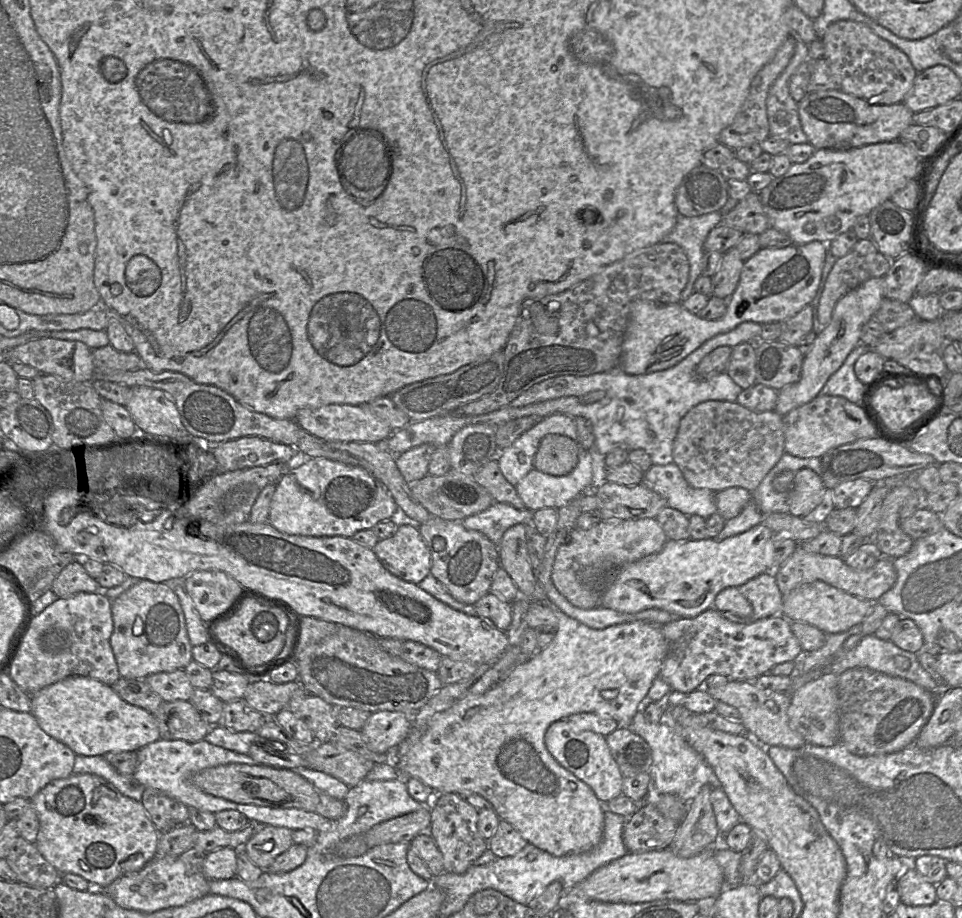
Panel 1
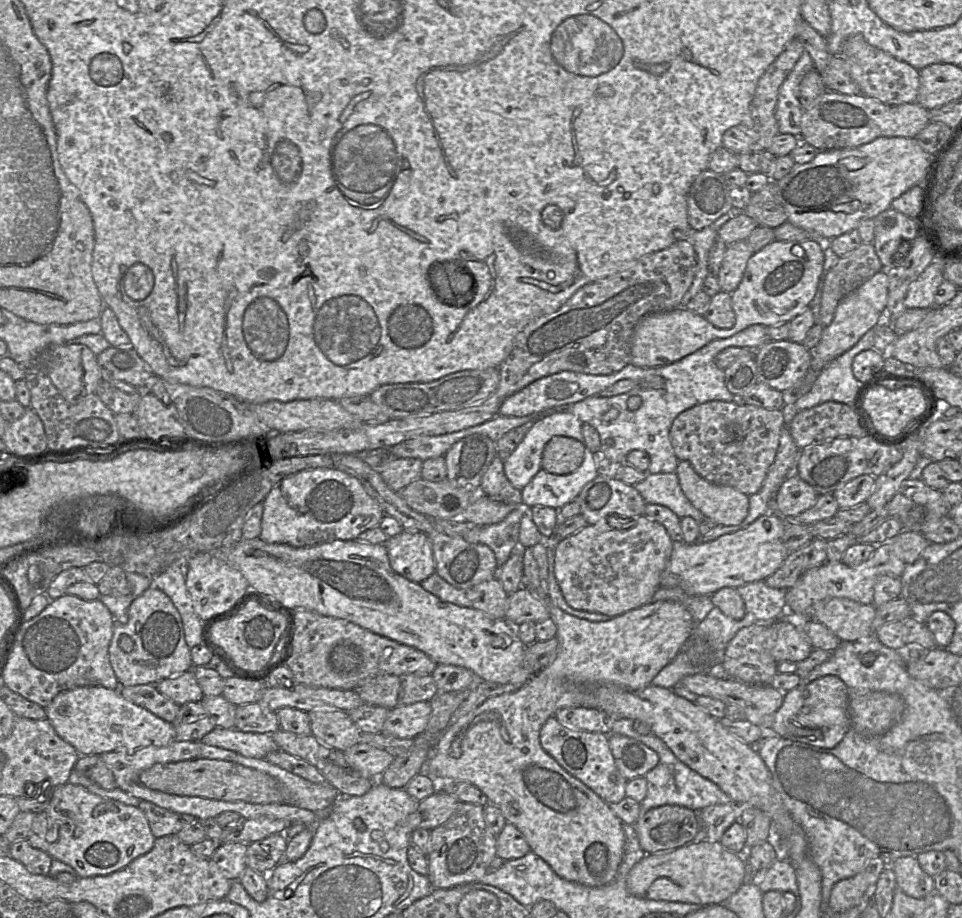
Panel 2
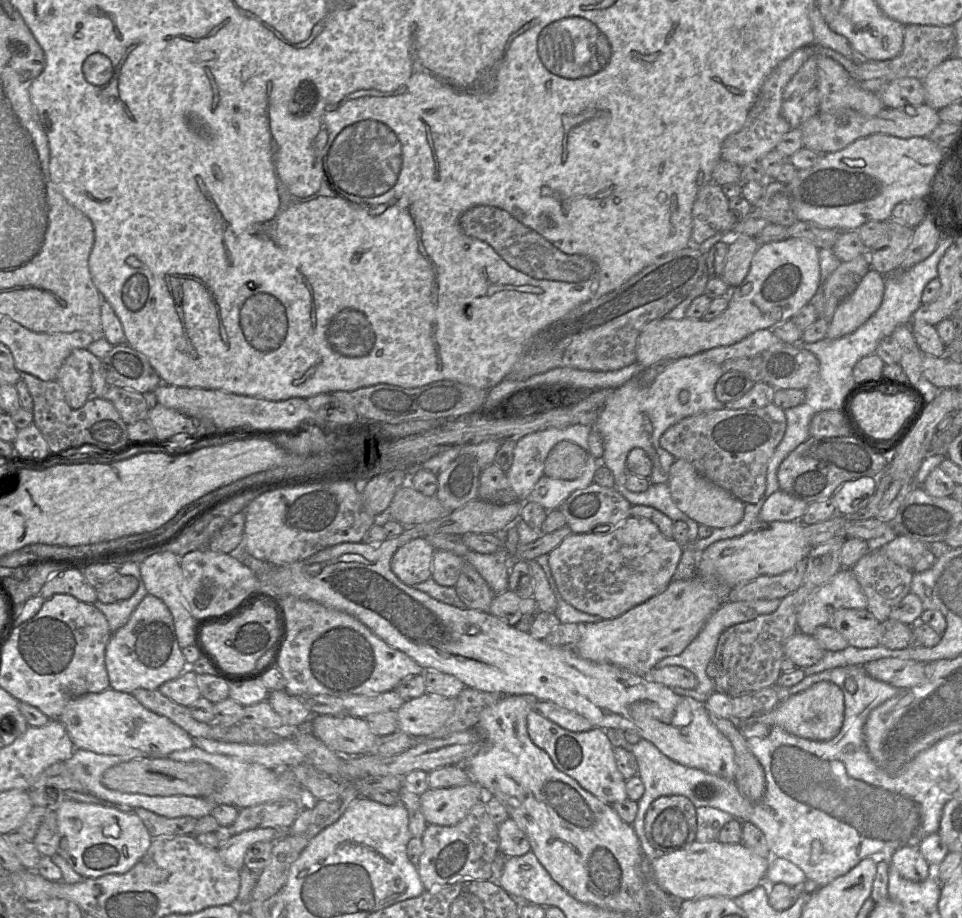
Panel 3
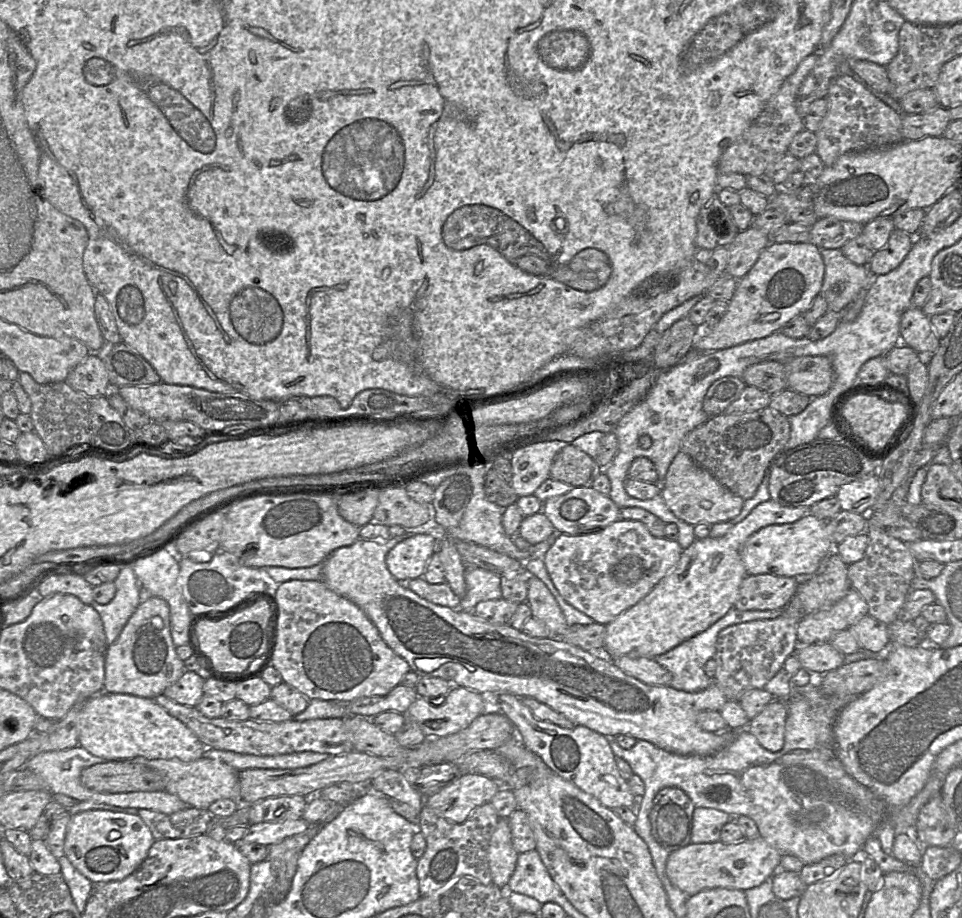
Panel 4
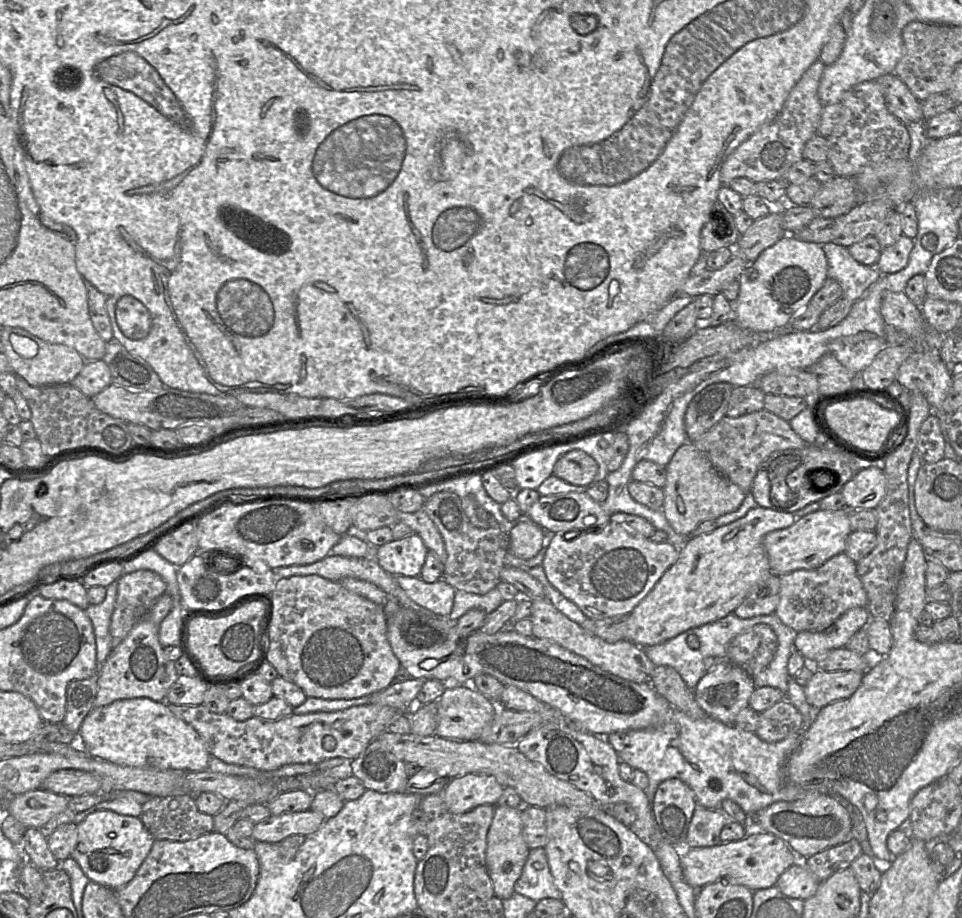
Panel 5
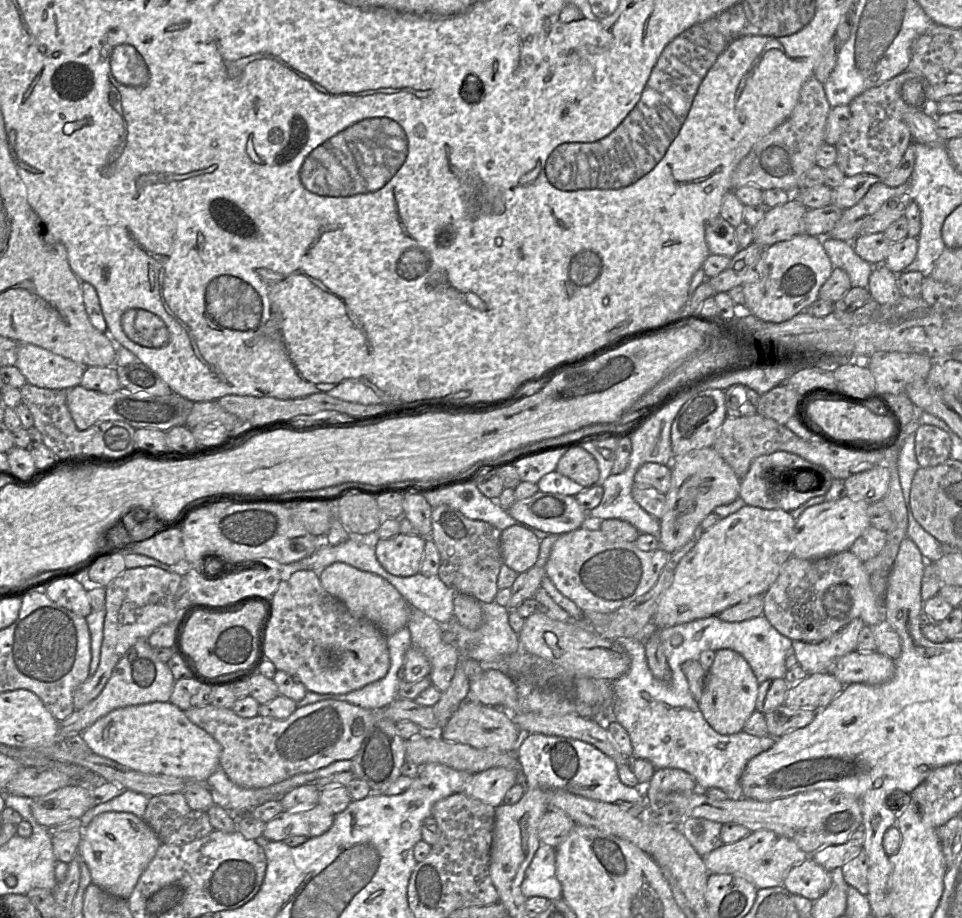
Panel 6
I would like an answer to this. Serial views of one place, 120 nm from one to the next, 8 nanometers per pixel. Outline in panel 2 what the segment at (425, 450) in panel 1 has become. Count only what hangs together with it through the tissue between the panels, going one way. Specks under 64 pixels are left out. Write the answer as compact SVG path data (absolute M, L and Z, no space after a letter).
M392 458L379 468L379 474L394 492L401 492L412 481L420 478L423 461L415 458Z

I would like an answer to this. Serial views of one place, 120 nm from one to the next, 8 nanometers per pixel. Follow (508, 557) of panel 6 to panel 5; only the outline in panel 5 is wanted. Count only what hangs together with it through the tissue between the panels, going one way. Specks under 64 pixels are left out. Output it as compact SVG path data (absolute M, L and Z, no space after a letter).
M529 518L517 521L509 531L509 551L521 560L535 557L546 540L545 531Z

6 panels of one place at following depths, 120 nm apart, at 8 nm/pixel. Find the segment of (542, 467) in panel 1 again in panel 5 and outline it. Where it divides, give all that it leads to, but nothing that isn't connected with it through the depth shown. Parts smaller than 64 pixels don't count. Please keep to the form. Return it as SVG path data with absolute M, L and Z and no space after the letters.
M579 449L563 454L553 468L553 475L581 487L592 485L597 473L598 463L591 455Z

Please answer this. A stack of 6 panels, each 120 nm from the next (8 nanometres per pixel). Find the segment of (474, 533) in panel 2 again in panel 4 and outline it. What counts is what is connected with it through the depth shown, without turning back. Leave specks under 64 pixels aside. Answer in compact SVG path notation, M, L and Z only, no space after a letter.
M466 565L465 581L466 594L460 599L458 610L472 612L481 601L502 598L501 578L494 572L475 565Z

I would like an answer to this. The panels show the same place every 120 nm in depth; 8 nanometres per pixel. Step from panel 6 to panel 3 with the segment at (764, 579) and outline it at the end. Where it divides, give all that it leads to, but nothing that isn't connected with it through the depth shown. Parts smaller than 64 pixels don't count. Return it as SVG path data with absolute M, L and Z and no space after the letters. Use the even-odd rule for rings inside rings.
M780 489L774 492L763 504L758 522L800 521L809 504L796 499ZM698 575L688 580L673 580L663 592L621 616L596 623L577 623L580 626L581 639L575 652L586 660L612 664L633 674L644 676L662 659L679 655L696 638L710 616L727 601L726 588L728 587L704 582Z

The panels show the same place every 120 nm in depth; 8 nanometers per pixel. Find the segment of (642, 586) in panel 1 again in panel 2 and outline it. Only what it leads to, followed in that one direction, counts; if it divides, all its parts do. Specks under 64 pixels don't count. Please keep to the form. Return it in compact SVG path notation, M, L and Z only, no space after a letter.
M770 512L746 528L709 542L675 543L660 587L680 587L688 595L711 596L724 587L739 588L771 576L790 554L783 543L785 521Z

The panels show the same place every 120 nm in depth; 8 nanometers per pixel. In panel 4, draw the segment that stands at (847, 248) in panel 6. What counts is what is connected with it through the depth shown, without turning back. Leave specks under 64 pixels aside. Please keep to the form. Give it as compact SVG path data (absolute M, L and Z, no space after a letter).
M821 249L825 273L819 295L828 305L828 311L842 312L859 294L875 282L868 266L848 260L841 249Z

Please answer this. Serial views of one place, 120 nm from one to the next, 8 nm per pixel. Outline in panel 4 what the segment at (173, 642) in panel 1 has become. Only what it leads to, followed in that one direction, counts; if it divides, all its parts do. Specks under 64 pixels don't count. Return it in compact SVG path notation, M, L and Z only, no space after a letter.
M145 595L117 639L107 646L103 692L153 699L186 672L176 654L169 621L169 606L159 597Z

